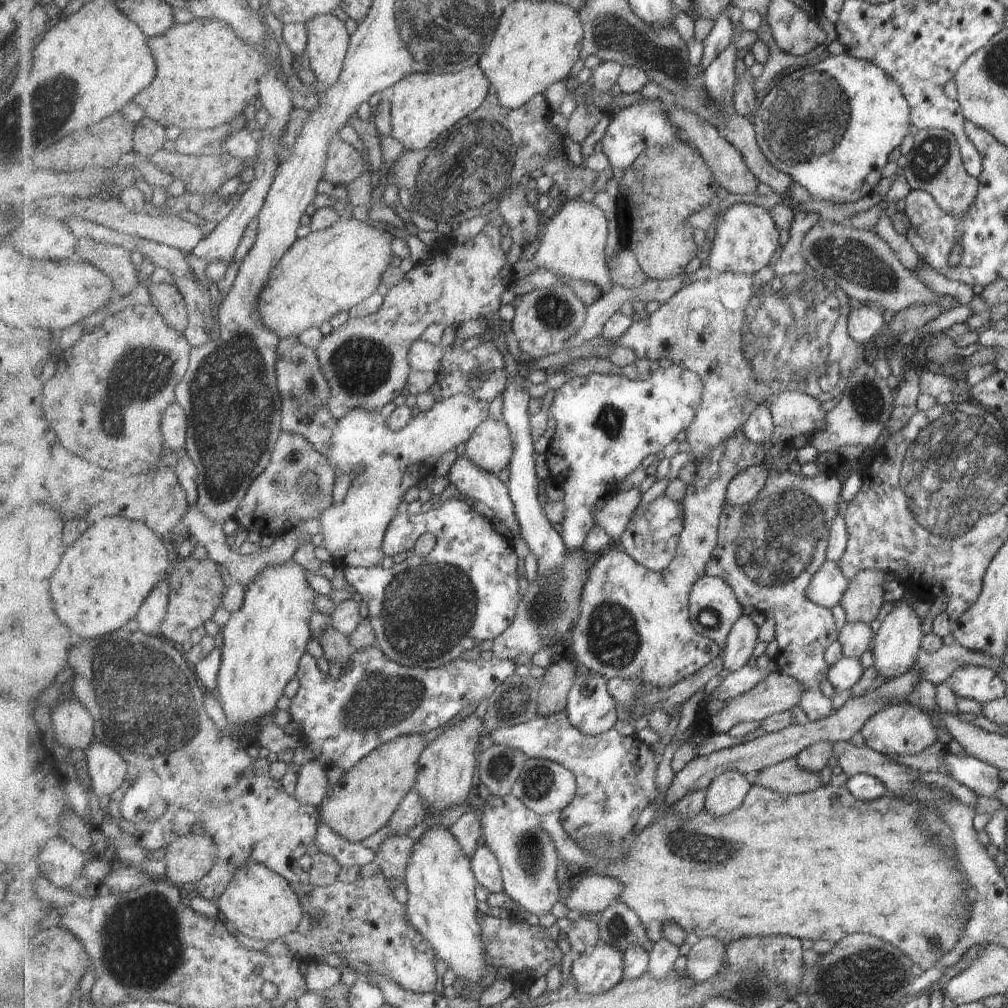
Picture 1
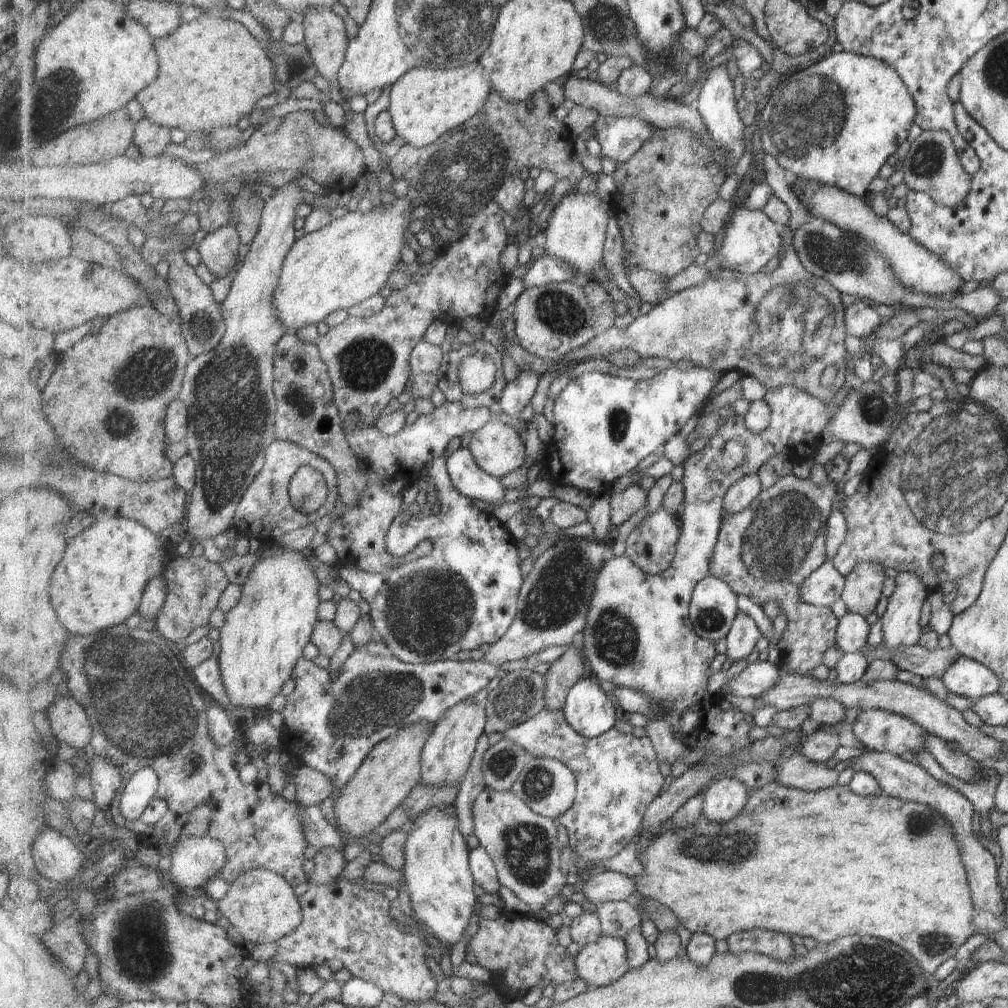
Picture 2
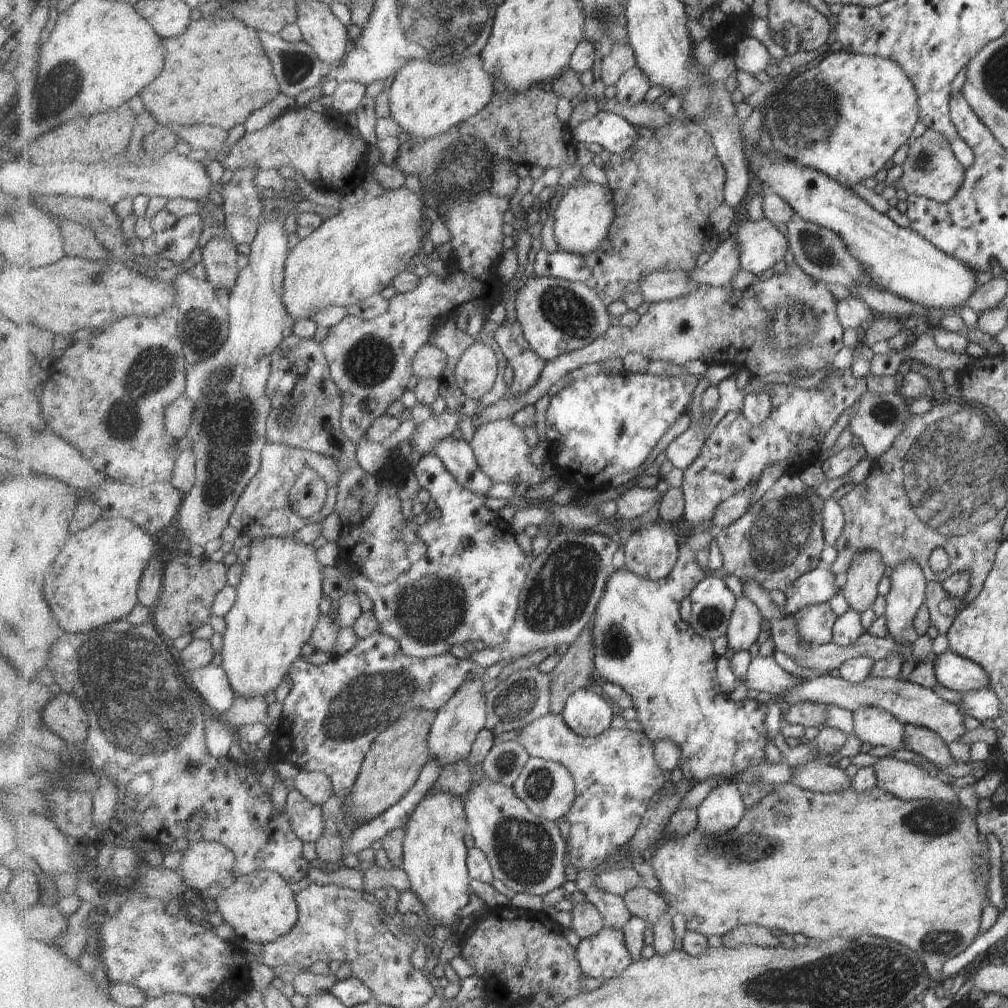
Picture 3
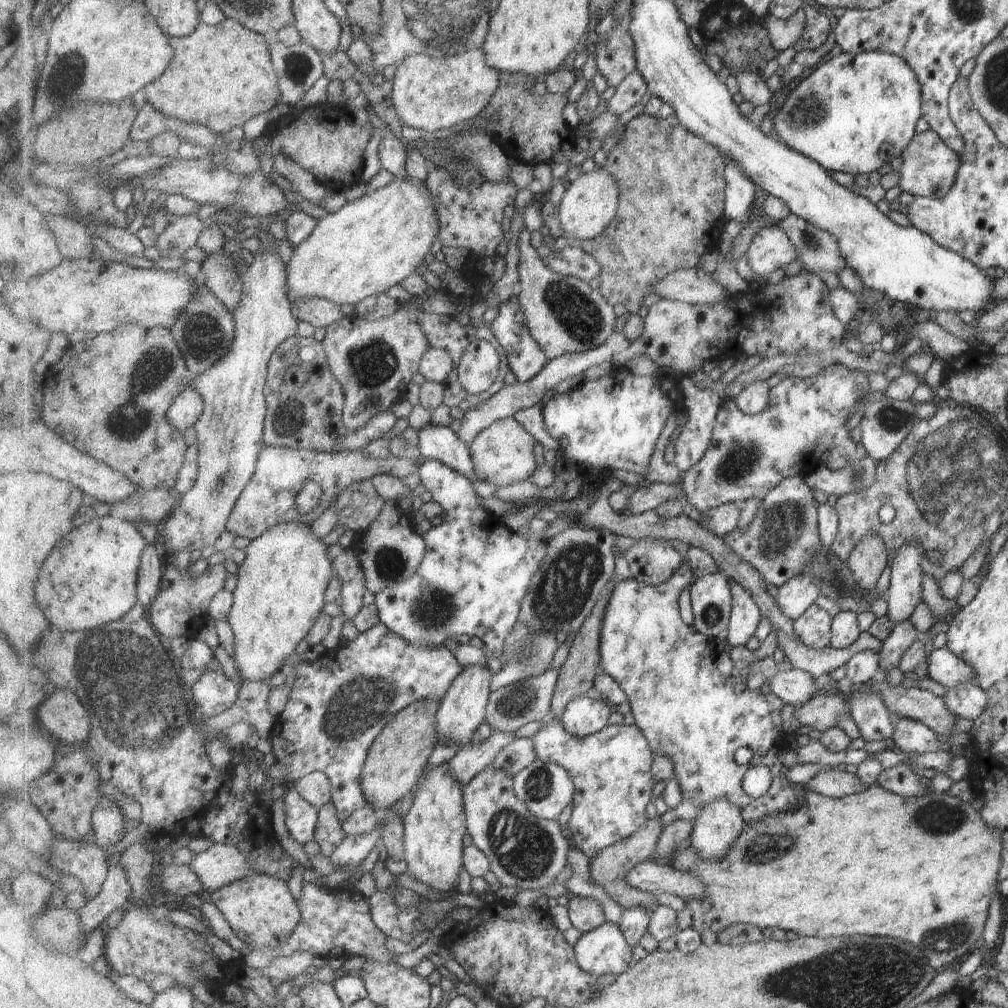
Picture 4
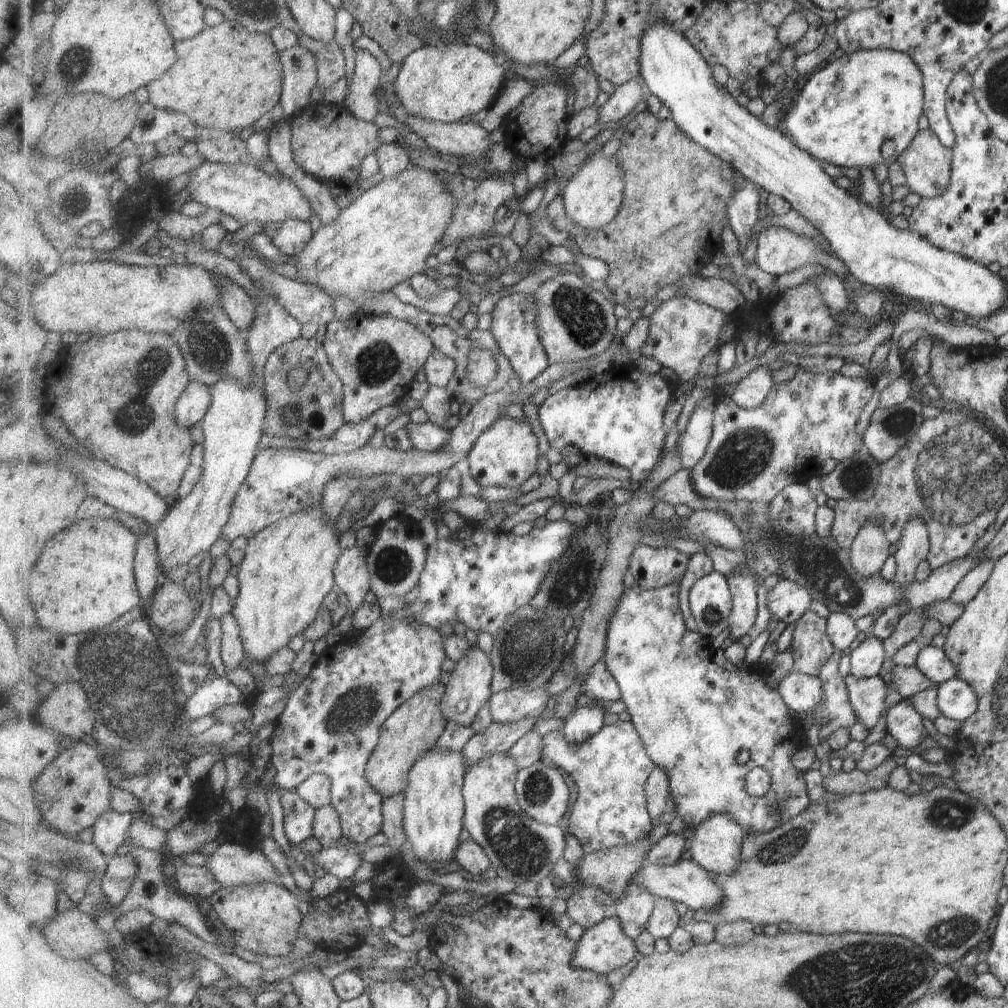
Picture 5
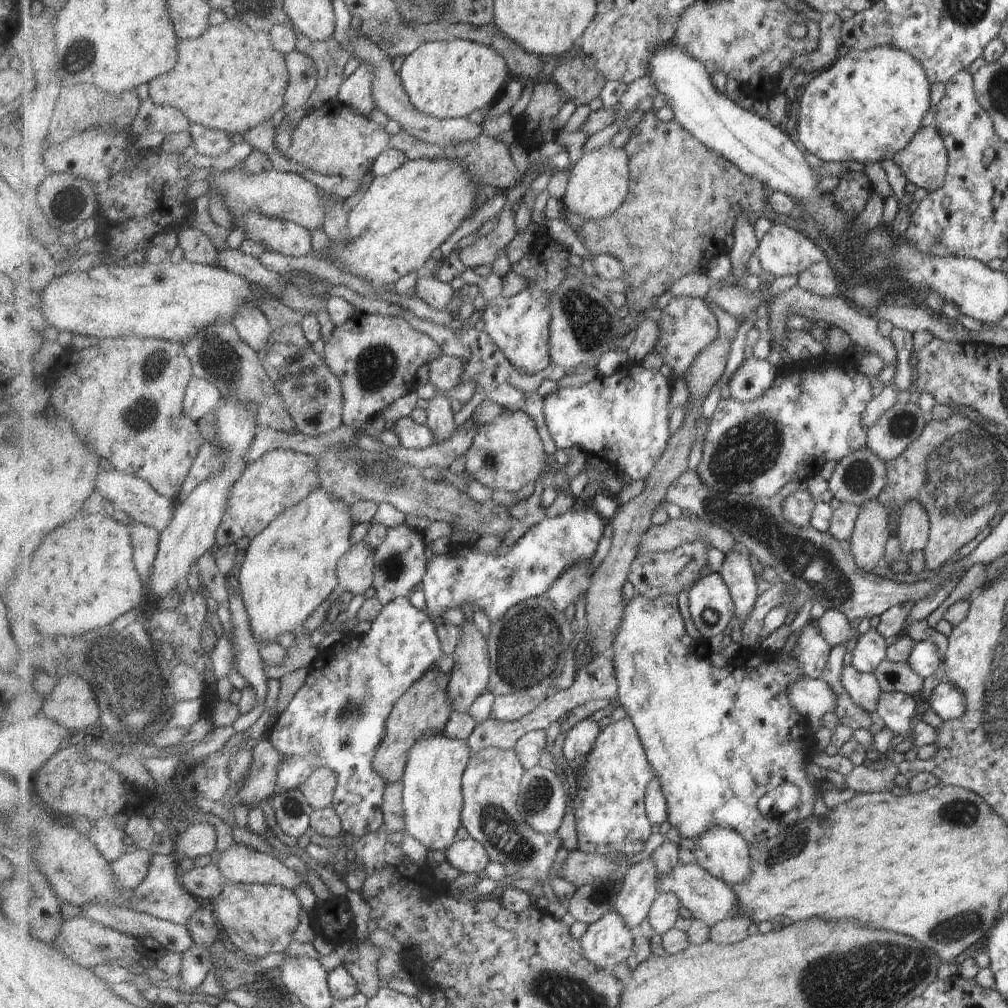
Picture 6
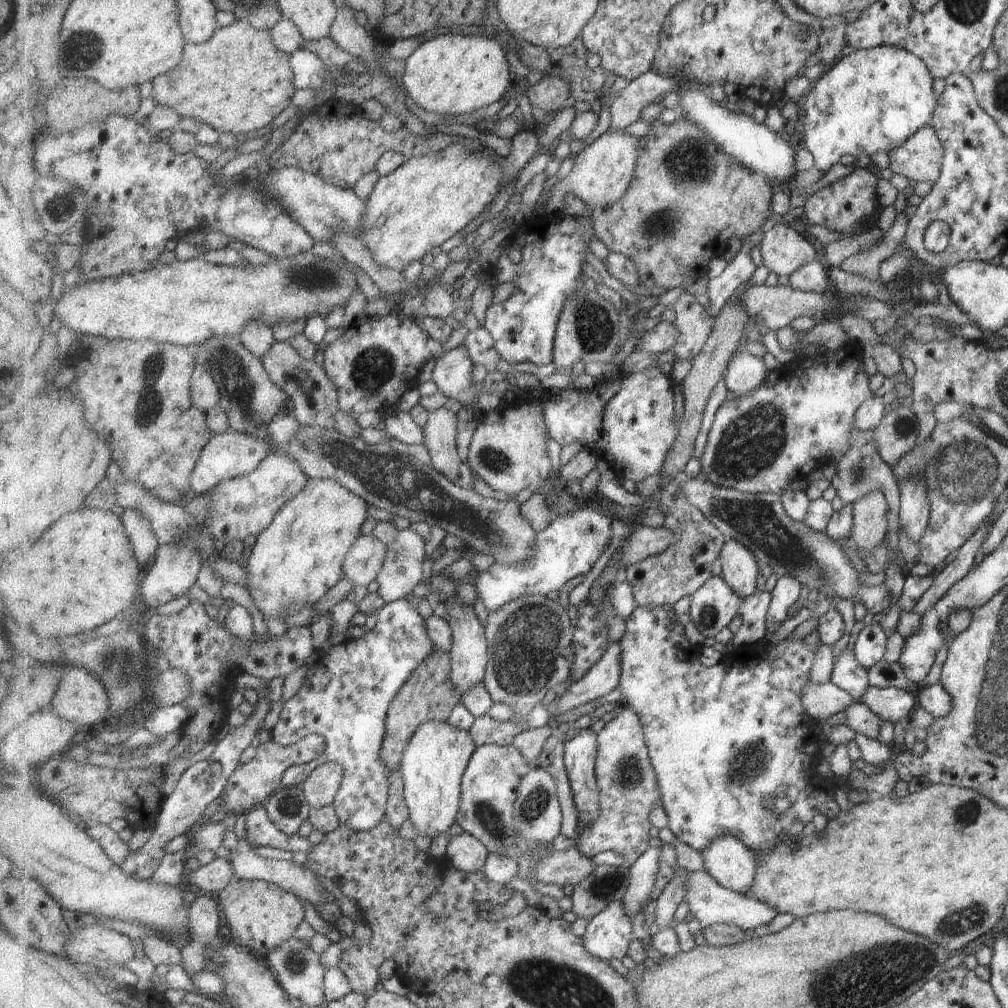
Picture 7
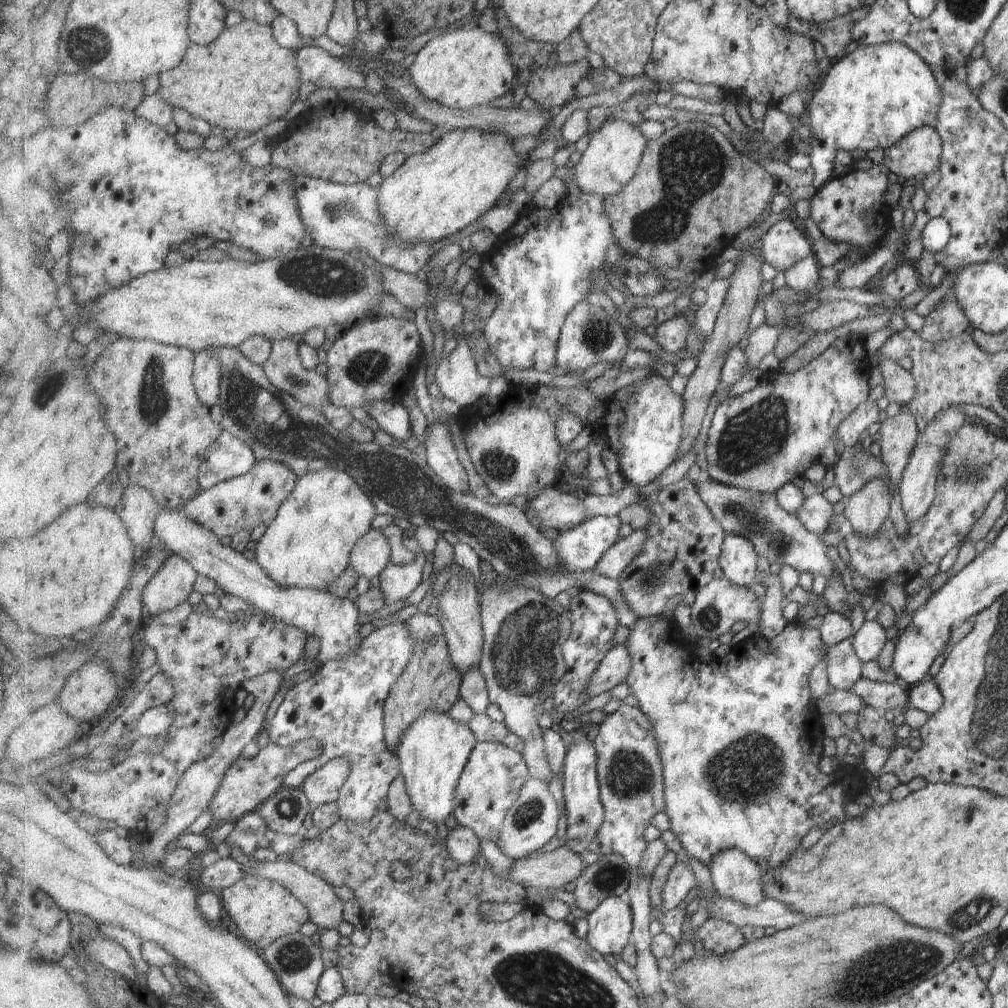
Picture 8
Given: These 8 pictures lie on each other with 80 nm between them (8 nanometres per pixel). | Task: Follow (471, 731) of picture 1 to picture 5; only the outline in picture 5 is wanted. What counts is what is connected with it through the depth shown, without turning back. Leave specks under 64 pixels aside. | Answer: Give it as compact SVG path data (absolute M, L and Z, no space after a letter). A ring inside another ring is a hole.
M473 645L460 661L455 663L446 680L446 694L442 700L442 711L448 722L471 725L481 707L489 702L494 691L491 690L493 680L493 663L490 654L485 654L478 645Z

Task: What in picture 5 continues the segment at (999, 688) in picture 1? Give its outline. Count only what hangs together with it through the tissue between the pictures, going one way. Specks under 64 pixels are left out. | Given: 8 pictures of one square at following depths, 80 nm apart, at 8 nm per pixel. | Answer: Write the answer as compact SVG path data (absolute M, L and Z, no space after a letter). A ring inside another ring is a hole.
M931 644L920 647L915 655L913 666L917 667L919 672L935 686L955 677L955 669L942 649L933 647Z

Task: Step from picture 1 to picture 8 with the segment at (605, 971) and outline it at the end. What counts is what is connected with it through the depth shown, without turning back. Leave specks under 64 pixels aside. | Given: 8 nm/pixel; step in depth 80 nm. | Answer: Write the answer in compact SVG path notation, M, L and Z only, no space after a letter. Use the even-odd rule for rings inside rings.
M625 897L603 901L587 916L589 931L586 939L603 956L621 955L631 944L634 932L634 910Z

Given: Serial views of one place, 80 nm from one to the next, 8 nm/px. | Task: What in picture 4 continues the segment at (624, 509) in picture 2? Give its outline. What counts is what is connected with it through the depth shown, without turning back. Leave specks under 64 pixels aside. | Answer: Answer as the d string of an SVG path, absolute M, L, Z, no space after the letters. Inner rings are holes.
M651 483L648 487L641 487L628 493L629 502L627 512L640 515L647 511L654 511L658 506L670 500L681 499L685 496L682 485Z

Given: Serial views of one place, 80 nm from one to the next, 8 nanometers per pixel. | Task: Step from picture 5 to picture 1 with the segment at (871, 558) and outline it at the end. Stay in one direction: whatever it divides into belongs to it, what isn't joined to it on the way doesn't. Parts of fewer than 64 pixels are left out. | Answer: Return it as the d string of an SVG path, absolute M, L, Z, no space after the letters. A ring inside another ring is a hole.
M861 569L848 580L838 602L845 613L845 623L869 625L883 602L884 578L876 570Z

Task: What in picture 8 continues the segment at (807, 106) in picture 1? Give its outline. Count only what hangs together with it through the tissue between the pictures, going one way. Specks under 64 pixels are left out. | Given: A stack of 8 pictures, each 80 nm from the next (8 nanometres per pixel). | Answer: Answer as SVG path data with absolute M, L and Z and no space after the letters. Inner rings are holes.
M900 42L857 46L852 53L836 59L819 86L807 96L807 99L811 99L809 116L811 116L811 130L813 130L811 168L814 173L812 184L818 188L829 180L835 150L867 152L873 148L884 149L920 126L934 126L942 101L940 88L941 86L935 83L935 78L923 59Z

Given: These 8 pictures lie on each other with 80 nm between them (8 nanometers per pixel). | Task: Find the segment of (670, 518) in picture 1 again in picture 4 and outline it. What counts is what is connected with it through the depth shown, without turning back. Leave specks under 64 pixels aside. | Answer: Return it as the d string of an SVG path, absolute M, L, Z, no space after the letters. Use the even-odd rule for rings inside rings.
M639 540L625 552L633 578L649 585L662 585L677 572L685 558L668 543Z

